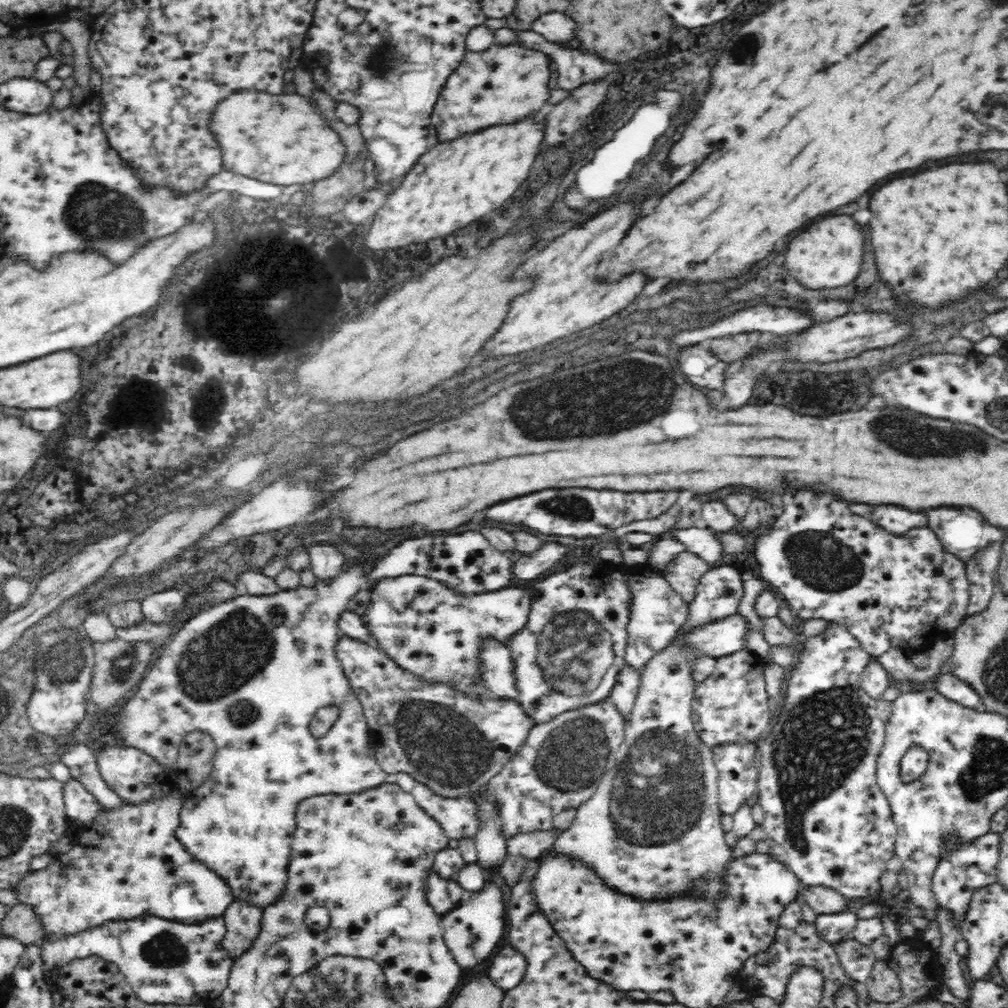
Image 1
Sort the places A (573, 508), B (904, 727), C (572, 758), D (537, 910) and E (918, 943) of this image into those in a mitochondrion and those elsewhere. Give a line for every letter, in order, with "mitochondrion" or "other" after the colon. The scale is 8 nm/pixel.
A: mitochondrion
B: other
C: mitochondrion
D: other
E: other

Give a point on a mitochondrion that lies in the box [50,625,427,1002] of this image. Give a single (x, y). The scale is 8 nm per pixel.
(165, 951)

